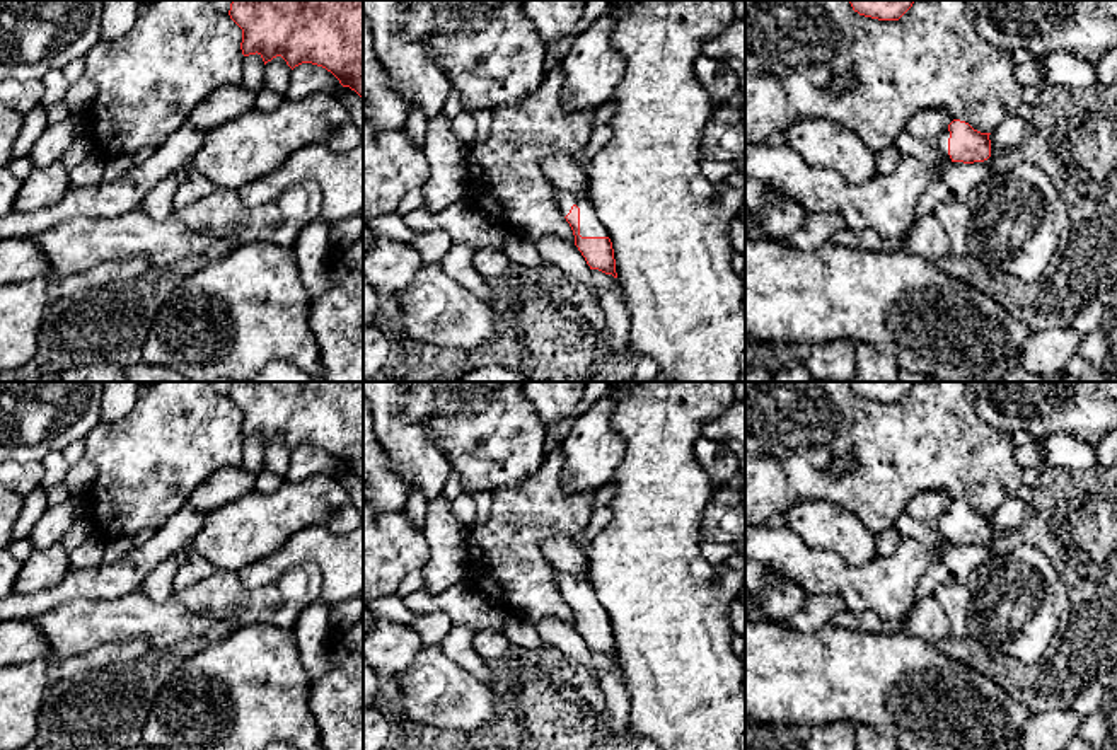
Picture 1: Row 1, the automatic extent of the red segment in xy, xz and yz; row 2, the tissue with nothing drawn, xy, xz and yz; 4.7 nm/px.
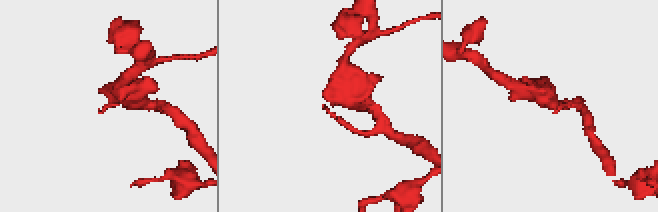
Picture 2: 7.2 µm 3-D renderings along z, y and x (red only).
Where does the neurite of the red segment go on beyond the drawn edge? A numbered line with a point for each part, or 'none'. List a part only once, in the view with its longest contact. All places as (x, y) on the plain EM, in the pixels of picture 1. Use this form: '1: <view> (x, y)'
1: xz (590, 607)

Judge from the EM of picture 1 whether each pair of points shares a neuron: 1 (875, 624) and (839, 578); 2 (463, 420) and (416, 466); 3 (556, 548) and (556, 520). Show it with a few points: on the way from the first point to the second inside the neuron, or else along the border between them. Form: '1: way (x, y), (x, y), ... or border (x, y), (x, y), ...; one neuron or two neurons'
1: border (846, 609), (855, 612), (872, 611), (887, 626); two neurons
2: border (406, 418), (427, 423), (437, 447), (452, 467); two neurons
3: border (563, 534), (541, 544), (543, 556), (555, 571); two neurons

